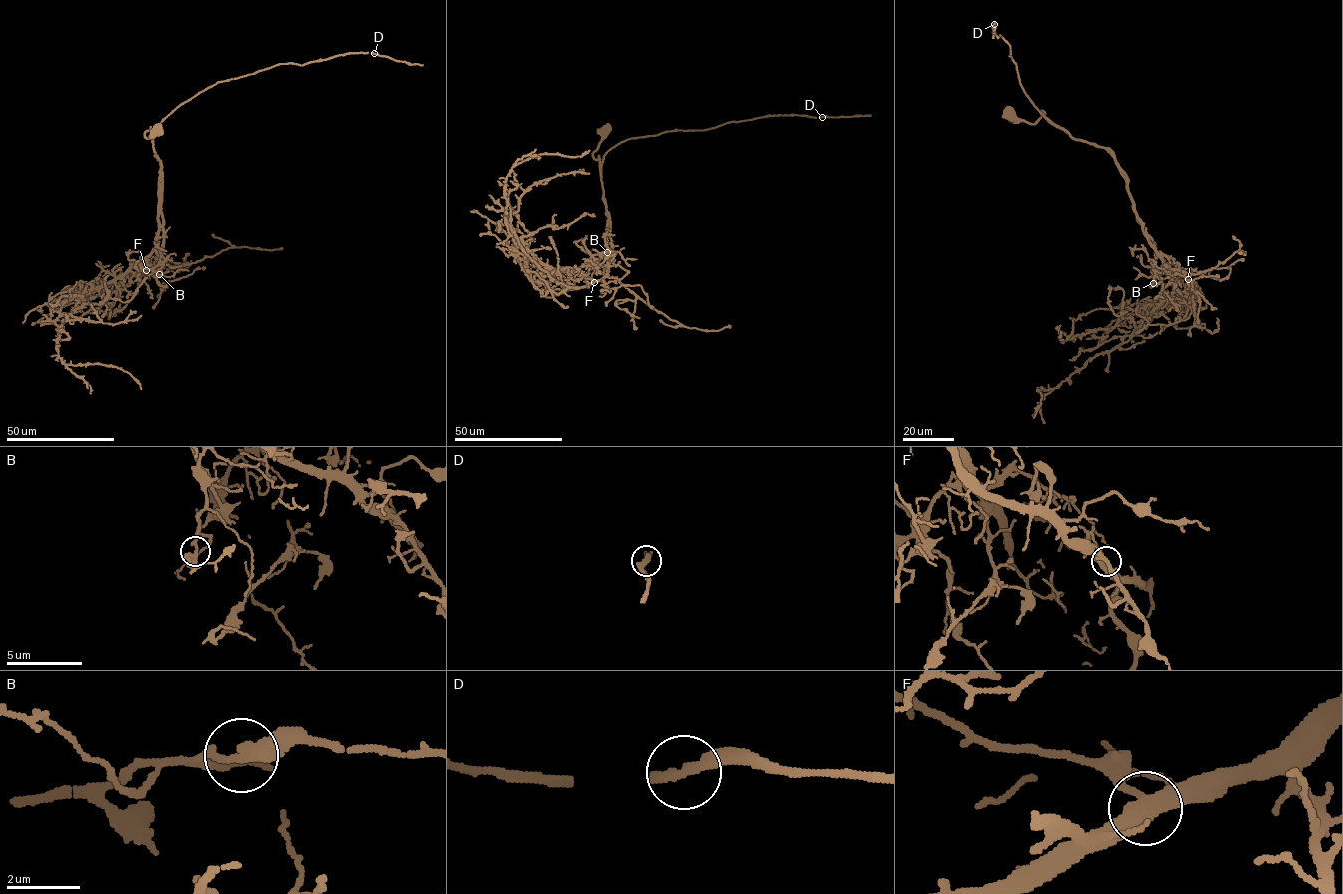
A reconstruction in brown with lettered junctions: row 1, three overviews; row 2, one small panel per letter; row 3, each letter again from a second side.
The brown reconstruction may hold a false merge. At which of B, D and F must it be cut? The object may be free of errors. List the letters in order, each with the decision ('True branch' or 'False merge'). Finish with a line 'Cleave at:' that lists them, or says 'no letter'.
B: True branch
D: True branch
F: True branch
Cleave at: no letter

